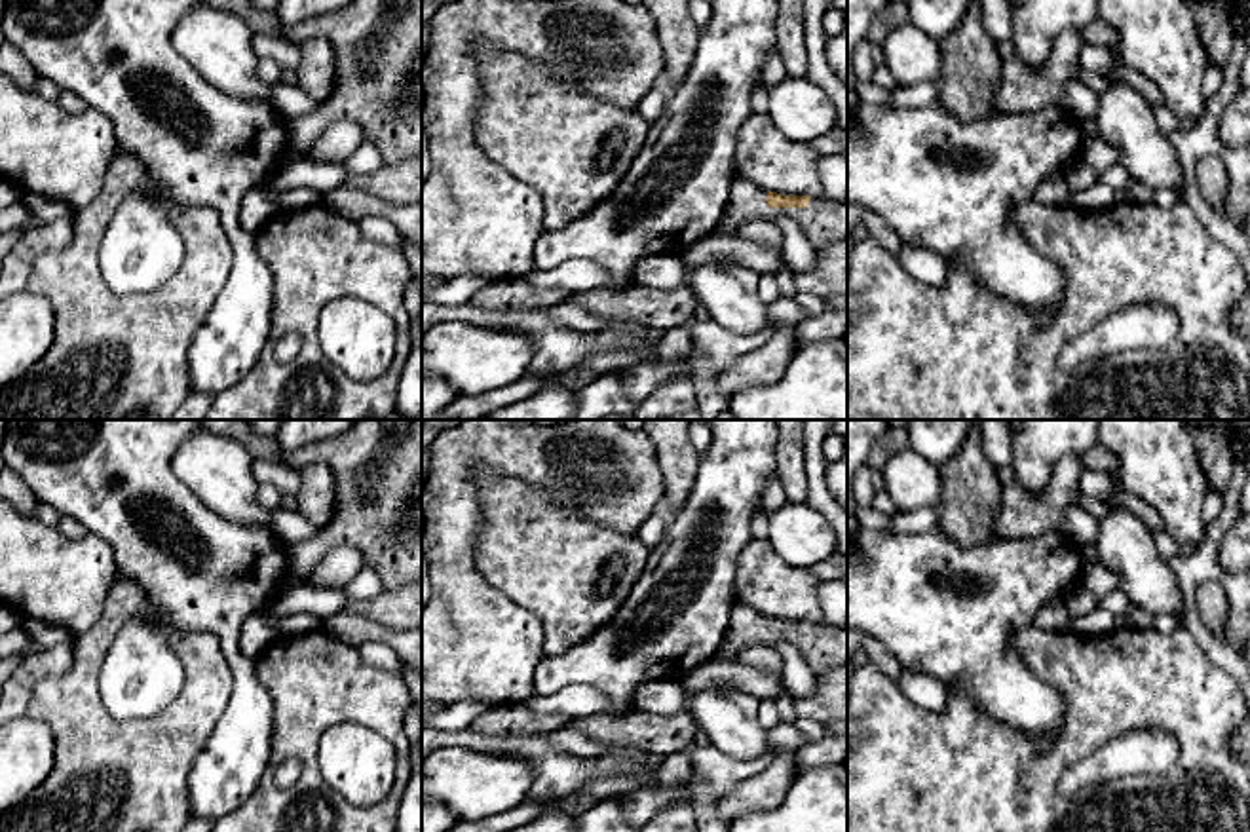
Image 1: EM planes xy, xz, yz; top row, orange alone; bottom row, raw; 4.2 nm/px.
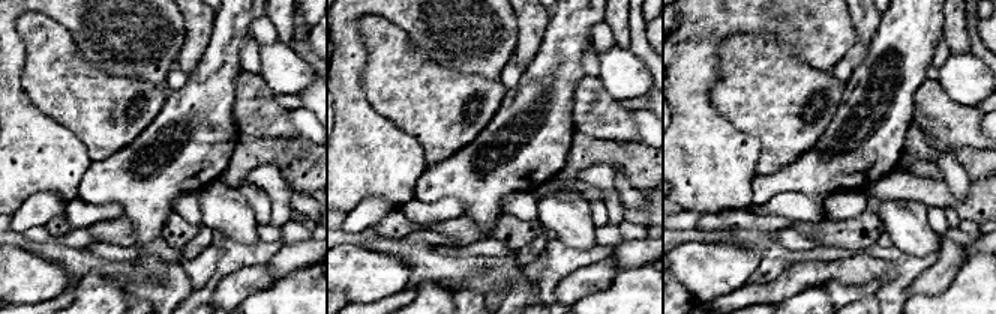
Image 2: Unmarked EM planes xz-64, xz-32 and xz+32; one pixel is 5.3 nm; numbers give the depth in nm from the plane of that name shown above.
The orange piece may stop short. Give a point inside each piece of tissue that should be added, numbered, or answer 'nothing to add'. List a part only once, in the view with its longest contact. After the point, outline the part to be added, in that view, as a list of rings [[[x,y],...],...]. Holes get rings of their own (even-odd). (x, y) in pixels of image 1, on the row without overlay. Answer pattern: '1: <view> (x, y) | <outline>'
1: xz (823, 646) | [[[735,602],[718,657],[731,661],[737,659],[745,648],[756,644],[773,646],[785,640],[800,650],[815,676],[847,663],[845,625],[815,621],[809,625],[807,633],[769,633],[766,621],[767,615],[747,604]]]

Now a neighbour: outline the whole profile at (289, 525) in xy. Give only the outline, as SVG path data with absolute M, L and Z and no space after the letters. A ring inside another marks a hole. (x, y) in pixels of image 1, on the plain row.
M283 505L272 511L272 530L285 545L296 545L317 534L317 528L306 517Z

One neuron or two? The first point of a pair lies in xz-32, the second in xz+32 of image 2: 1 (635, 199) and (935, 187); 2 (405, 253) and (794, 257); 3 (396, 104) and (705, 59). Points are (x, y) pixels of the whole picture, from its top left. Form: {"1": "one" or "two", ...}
{"1": "two", "2": "one", "3": "two"}

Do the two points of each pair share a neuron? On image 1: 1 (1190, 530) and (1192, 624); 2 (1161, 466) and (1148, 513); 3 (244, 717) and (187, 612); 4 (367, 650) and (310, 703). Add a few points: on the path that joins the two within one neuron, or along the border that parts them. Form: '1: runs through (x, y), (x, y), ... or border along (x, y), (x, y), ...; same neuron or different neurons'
1: border along (1207, 529), (1199, 544); different neurons
2: border along (1114, 481), (1142, 498), (1161, 517), (1165, 529); different neurons
3: runs through (244, 686), (244, 669), (217, 625); same neuron
4: border along (358, 648), (365, 661), (399, 677); different neurons

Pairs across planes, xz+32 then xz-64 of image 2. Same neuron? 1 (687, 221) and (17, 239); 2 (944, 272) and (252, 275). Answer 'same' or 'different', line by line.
1: different
2: same

